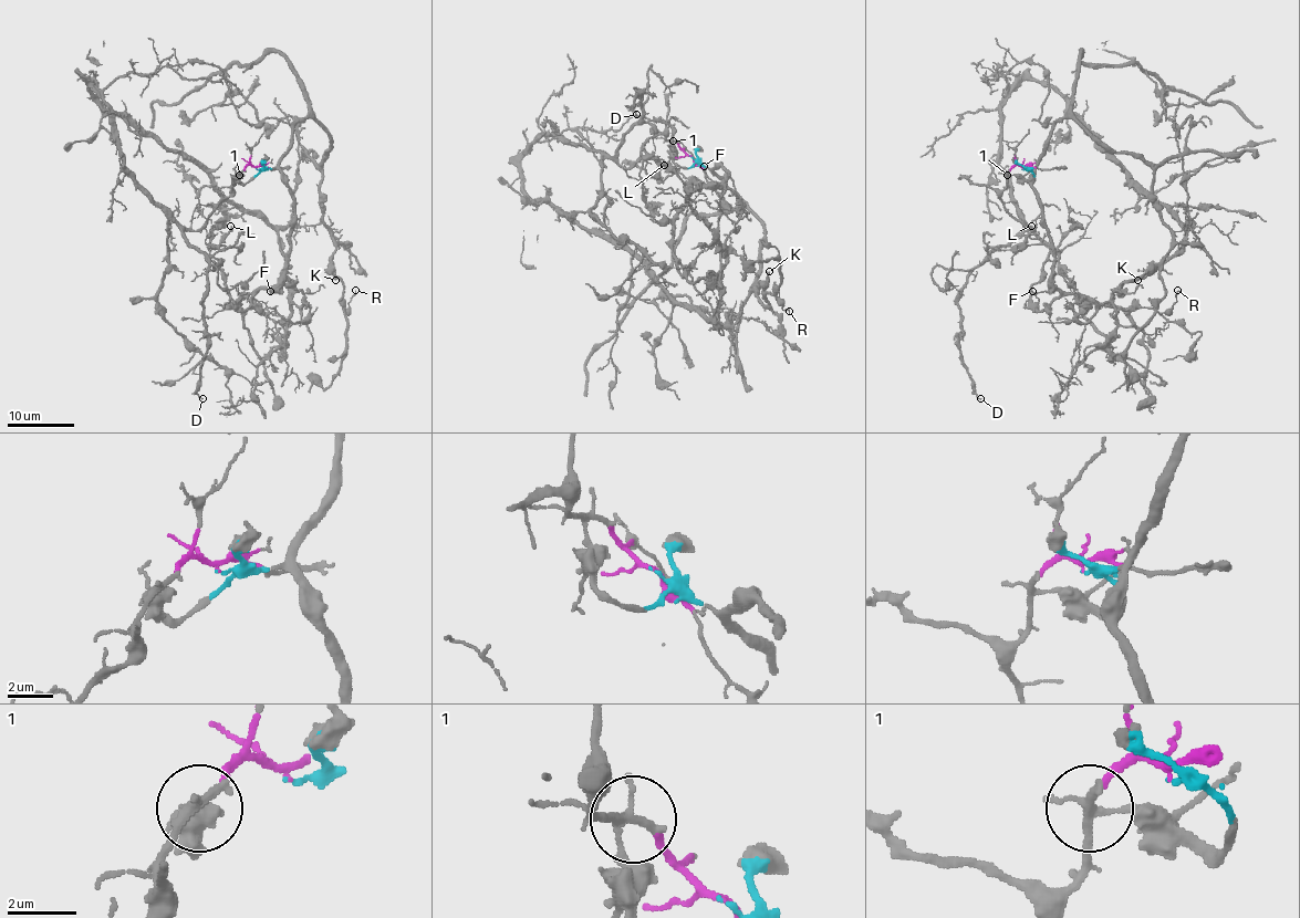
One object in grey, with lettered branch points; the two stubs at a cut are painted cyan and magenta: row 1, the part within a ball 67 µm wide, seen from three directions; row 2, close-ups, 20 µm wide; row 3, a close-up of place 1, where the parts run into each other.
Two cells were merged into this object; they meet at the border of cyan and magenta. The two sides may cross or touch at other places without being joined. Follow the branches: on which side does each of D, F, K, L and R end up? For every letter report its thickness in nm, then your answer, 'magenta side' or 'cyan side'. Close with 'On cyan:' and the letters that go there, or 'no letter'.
D: 120 nm thick; magenta side
F: 160 nm thick; cyan side
K: 190 nm thick; cyan side
L: 240 nm thick; cyan side
R: 140 nm thick; cyan side
On cyan: F, K, L, R

